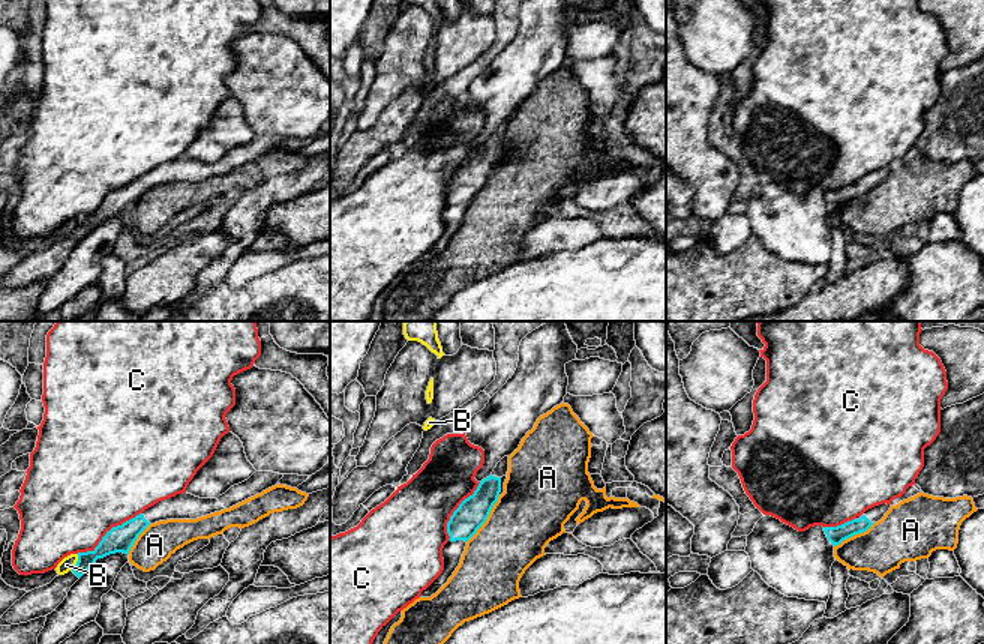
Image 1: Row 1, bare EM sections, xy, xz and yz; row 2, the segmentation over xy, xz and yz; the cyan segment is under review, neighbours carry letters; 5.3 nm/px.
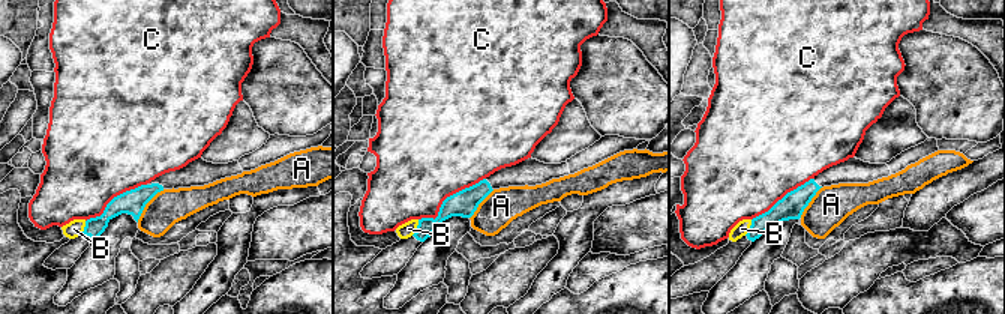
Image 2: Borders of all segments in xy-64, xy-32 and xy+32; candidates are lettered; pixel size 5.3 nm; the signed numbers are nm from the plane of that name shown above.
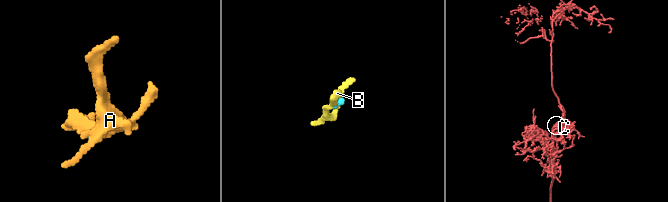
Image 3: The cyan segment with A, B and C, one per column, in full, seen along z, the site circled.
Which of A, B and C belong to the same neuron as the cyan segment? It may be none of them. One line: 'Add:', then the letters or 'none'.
Add: none

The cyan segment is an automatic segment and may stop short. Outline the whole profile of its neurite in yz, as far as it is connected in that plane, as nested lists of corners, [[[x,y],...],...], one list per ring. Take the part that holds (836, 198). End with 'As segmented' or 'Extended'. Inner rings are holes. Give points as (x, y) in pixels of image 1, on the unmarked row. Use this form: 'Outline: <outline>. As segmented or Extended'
Outline: [[[886,167],[874,170],[868,174],[866,174],[861,180],[856,180],[855,183],[848,185],[842,189],[824,191],[824,195],[828,201],[828,204],[834,210],[837,210],[843,204],[846,204],[855,198],[867,195],[874,186],[880,185],[885,180],[885,177],[890,174],[890,171],[891,171],[891,168],[886,168]]]. Extended

